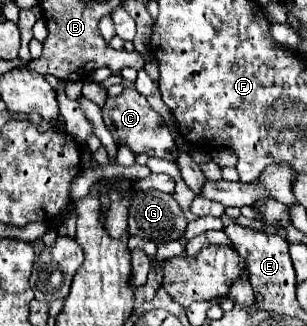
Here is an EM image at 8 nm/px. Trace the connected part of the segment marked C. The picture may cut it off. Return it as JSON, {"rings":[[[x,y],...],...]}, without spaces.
{"rings":[[[125,86],[125,90],[119,96],[107,98],[107,102],[103,106],[103,120],[105,120],[105,124],[107,124],[111,136],[115,138],[117,144],[129,146],[135,154],[147,154],[147,156],[165,158],[165,160],[175,162],[175,158],[177,158],[177,146],[175,146],[175,142],[171,138],[171,132],[169,132],[167,124],[149,106],[149,102],[145,100],[145,96],[139,94],[135,88]]]}

